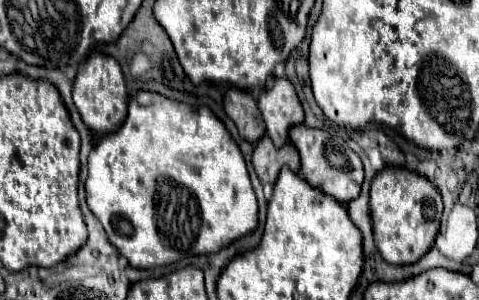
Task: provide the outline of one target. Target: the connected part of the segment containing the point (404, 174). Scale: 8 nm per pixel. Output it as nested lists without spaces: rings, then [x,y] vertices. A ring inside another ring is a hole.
[[[390,166],[378,172],[372,180],[370,214],[374,242],[382,258],[390,264],[414,264],[434,244],[442,218],[442,198],[428,178],[408,168]]]

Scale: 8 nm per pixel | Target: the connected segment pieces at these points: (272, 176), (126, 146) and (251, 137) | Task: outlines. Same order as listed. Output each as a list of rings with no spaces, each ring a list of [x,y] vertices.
[[[264,136],[254,148],[252,166],[254,166],[262,184],[276,184],[282,166],[290,166],[292,172],[300,170],[298,150],[294,150],[294,146],[274,148],[270,138]]]
[[[138,92],[128,104],[128,116],[126,116],[122,128],[112,132],[112,134],[106,134],[100,140],[100,144],[90,152],[88,180],[86,180],[86,202],[88,202],[88,208],[96,214],[96,218],[102,222],[110,244],[114,244],[118,248],[118,252],[134,268],[156,268],[156,266],[164,266],[170,262],[178,262],[182,256],[214,254],[214,252],[222,250],[224,246],[232,244],[234,240],[238,240],[238,238],[242,238],[258,228],[258,202],[256,202],[256,196],[254,196],[254,190],[250,184],[246,162],[242,158],[238,144],[232,140],[230,132],[226,130],[226,126],[206,106],[192,108],[188,104],[164,98],[164,96],[154,94],[154,92]]]
[[[230,88],[224,96],[224,110],[234,120],[238,134],[246,142],[256,144],[266,134],[266,126],[262,122],[260,110],[250,92]]]

